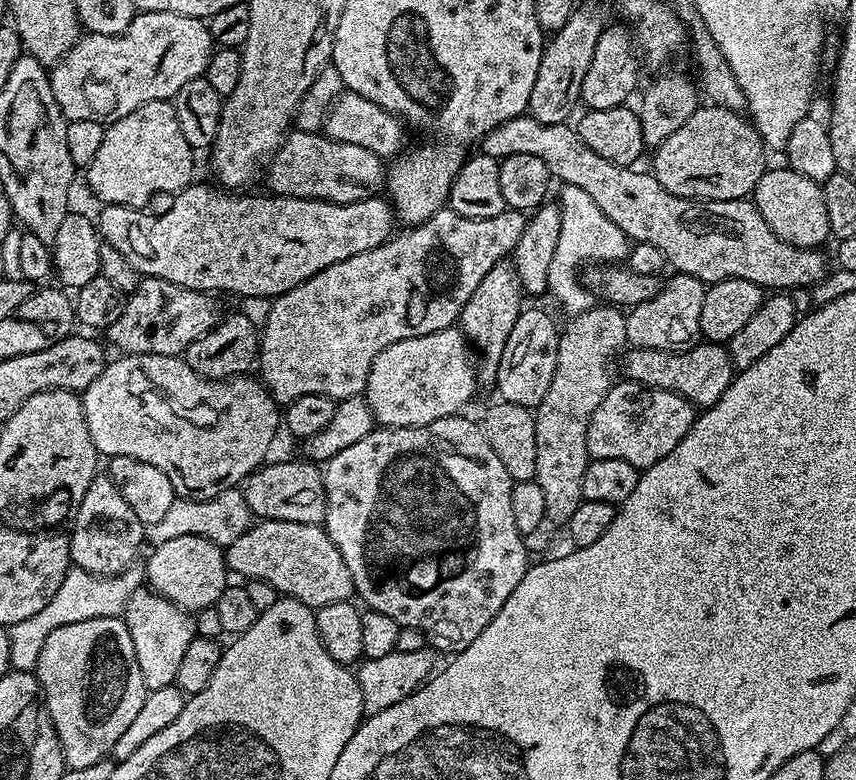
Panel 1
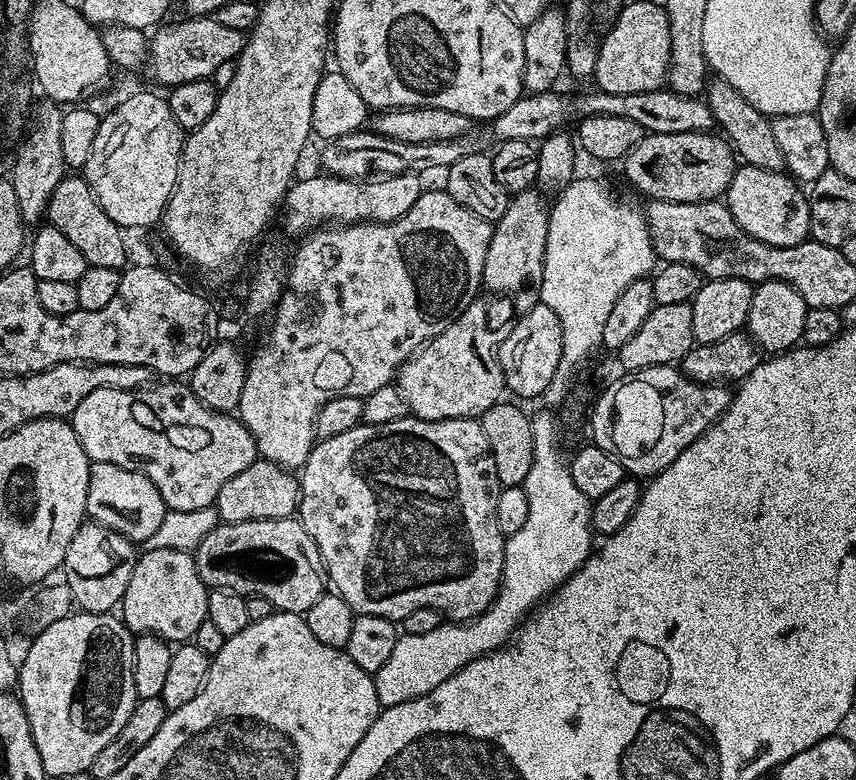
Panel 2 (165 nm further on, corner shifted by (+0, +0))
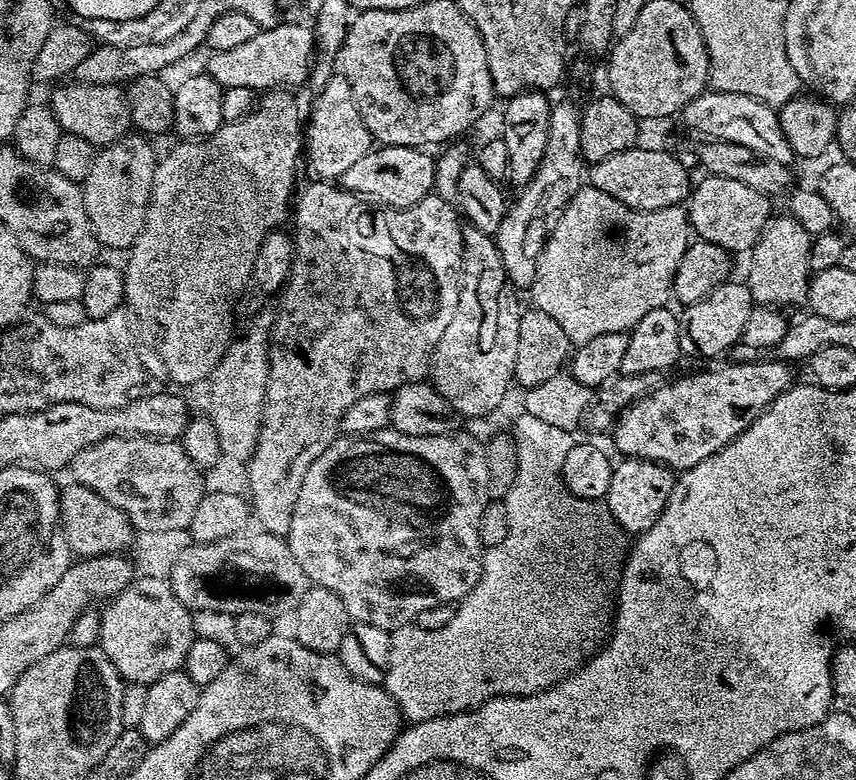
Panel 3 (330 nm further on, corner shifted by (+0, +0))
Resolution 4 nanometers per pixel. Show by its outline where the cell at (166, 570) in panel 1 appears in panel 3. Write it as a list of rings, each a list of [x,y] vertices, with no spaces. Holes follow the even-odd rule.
[[[164,574],[152,575],[156,576],[137,575],[132,579],[107,601],[108,609],[103,609],[100,617],[98,643],[125,678],[144,678],[147,672],[177,669],[183,665],[194,635],[192,612],[176,597],[173,581]]]

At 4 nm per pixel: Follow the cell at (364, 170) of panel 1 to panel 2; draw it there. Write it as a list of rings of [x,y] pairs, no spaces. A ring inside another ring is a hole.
[[[655,88],[642,94],[606,94],[599,90],[582,92],[578,96],[563,96],[560,90],[535,92],[521,96],[506,114],[487,121],[488,132],[472,131],[460,140],[450,142],[394,142],[394,138],[382,138],[382,134],[371,130],[361,130],[346,134],[331,141],[324,152],[323,171],[330,176],[341,176],[347,180],[367,180],[382,176],[401,176],[407,172],[425,174],[435,168],[446,170],[458,158],[466,154],[485,151],[491,140],[545,140],[551,132],[567,129],[568,123],[579,122],[591,116],[610,118],[630,118],[638,122],[648,134],[686,134],[687,132],[707,132],[713,127],[712,111],[700,96],[683,96],[671,88]]]

